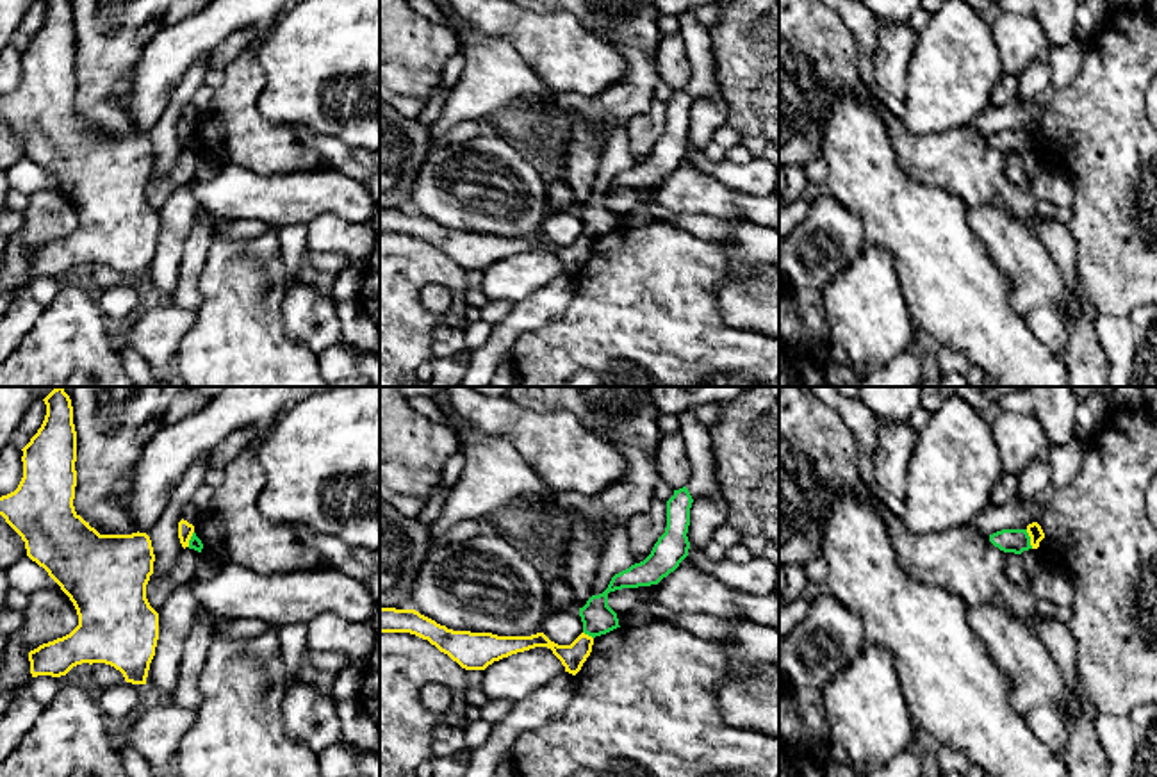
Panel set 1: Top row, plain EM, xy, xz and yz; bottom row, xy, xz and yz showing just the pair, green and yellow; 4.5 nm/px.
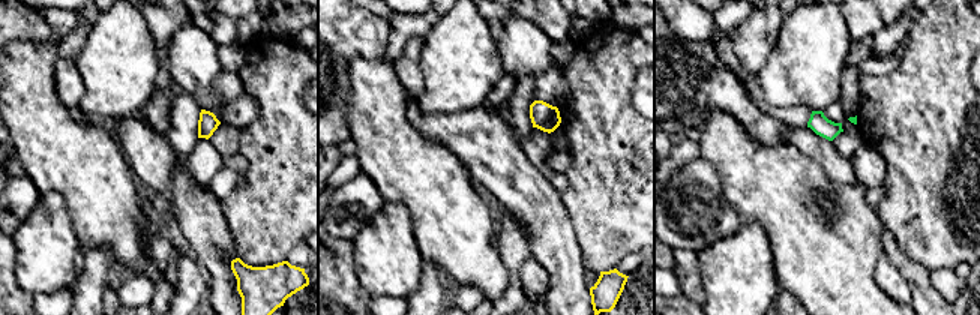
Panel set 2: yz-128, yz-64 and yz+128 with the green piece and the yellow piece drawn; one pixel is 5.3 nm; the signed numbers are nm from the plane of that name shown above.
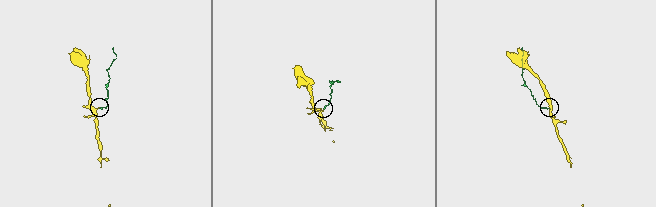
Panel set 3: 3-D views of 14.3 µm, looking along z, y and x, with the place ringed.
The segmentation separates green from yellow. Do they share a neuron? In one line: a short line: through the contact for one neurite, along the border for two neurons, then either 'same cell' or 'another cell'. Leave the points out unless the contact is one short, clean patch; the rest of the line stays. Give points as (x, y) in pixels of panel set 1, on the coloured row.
line yz (1025, 530), (1033, 547); another cell

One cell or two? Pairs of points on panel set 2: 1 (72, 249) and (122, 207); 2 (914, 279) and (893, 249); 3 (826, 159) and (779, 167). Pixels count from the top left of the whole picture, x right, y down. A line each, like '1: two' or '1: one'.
1: two
2: one
3: two

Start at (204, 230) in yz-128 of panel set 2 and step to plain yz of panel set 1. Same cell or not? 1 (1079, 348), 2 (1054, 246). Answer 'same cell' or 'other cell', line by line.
1: same cell
2: same cell

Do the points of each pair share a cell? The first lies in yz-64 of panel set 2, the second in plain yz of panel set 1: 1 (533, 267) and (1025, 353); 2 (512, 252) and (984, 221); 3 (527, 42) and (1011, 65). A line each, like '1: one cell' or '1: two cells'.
1: two cells
2: one cell
3: one cell

